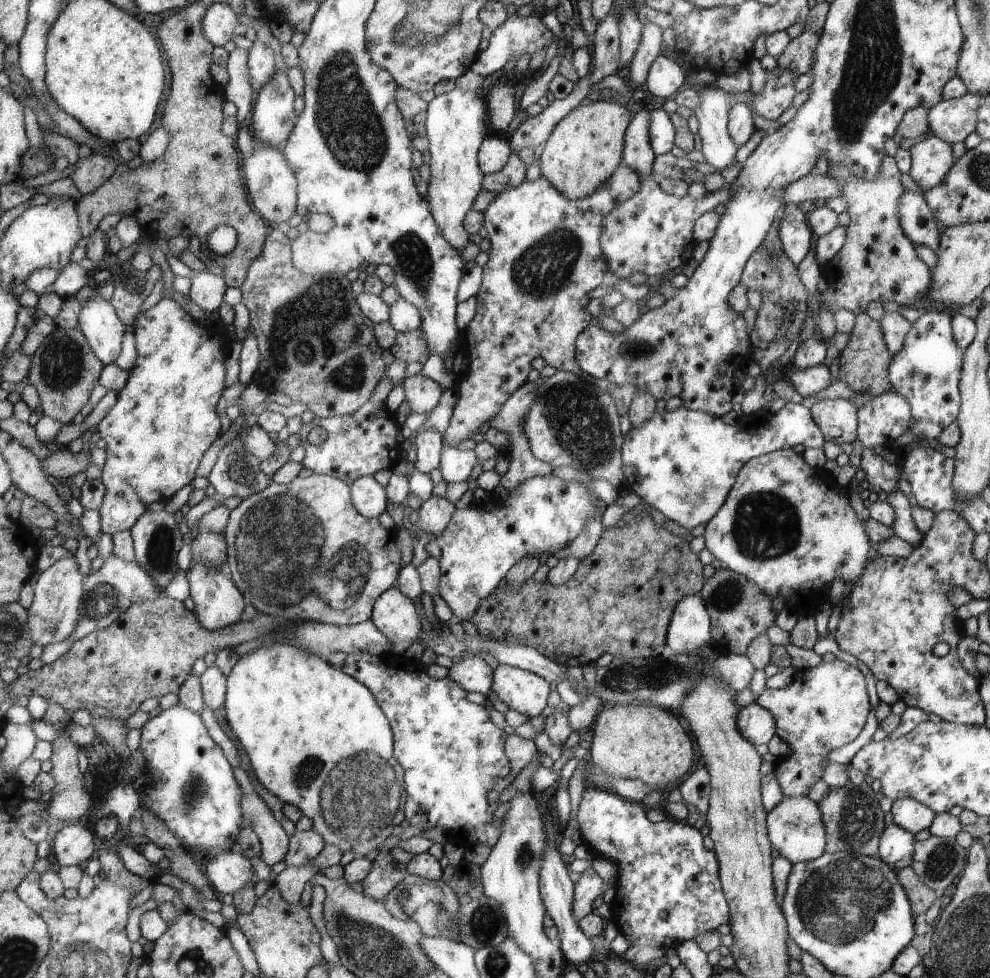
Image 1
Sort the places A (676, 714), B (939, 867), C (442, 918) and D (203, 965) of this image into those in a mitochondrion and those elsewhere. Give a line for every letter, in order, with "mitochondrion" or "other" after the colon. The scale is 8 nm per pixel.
A: other
B: mitochondrion
C: mitochondrion
D: mitochondrion

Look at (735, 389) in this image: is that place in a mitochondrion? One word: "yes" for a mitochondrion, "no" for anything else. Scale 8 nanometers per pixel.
no

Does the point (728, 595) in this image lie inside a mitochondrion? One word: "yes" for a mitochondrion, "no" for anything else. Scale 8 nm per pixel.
yes

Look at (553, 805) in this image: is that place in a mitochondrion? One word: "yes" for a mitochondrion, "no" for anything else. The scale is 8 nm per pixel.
no

